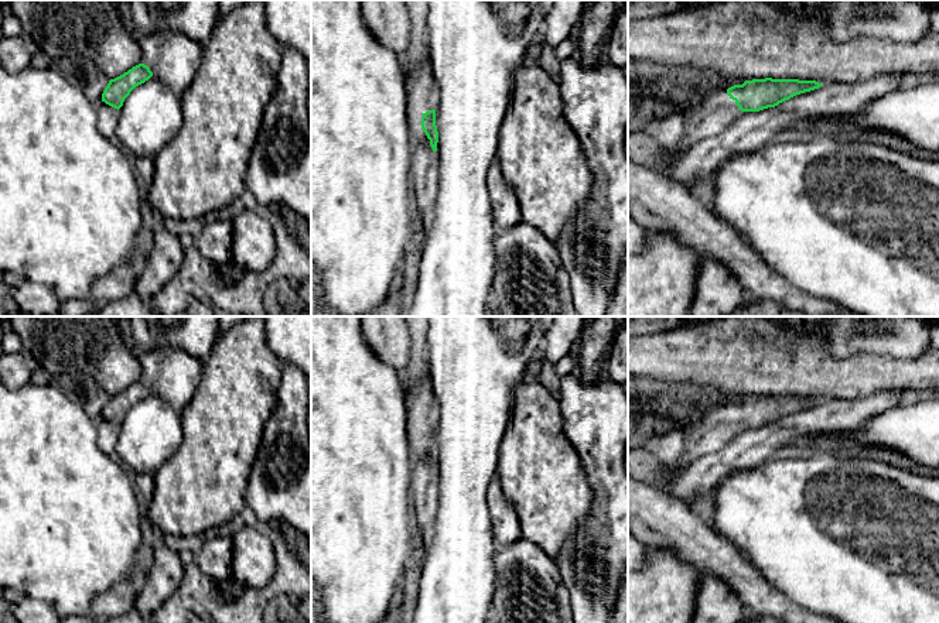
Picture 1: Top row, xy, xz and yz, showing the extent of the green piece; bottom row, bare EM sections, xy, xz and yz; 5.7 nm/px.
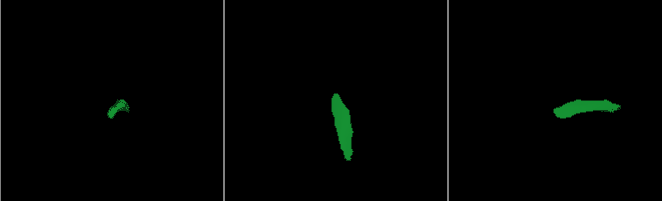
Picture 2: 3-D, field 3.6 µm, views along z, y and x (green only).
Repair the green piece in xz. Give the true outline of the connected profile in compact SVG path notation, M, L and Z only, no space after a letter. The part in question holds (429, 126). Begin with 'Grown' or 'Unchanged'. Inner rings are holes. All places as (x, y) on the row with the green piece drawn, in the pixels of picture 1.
Grown. M430 59L419 62L413 72L413 85L407 106L412 113L421 113L421 129L430 140L433 151L437 151L438 131L436 126L436 102L440 93L438 85L434 81L434 73Z

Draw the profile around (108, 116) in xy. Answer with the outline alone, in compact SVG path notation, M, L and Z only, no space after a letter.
M99 102L96 105L98 109L98 129L99 131L115 146L120 146L119 138L116 136L116 126L120 117L117 109L106 105L105 102Z

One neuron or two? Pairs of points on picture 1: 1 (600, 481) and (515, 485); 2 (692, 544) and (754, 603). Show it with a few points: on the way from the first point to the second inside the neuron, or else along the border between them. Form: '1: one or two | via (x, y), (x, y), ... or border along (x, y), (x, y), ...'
1: two | border along (576, 449), (591, 489), (591, 506), (587, 513)
2: one | via (709, 551), (745, 586)

